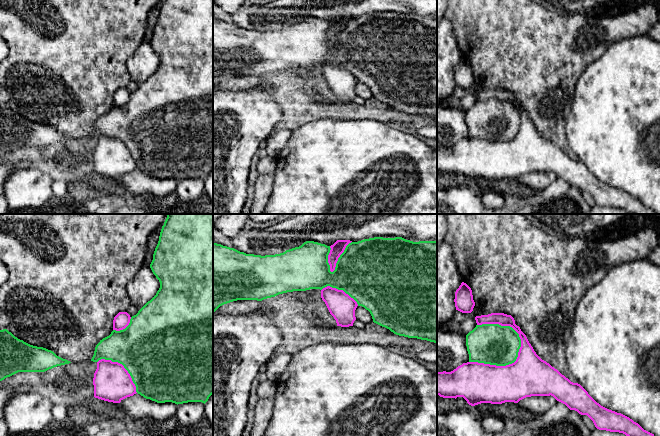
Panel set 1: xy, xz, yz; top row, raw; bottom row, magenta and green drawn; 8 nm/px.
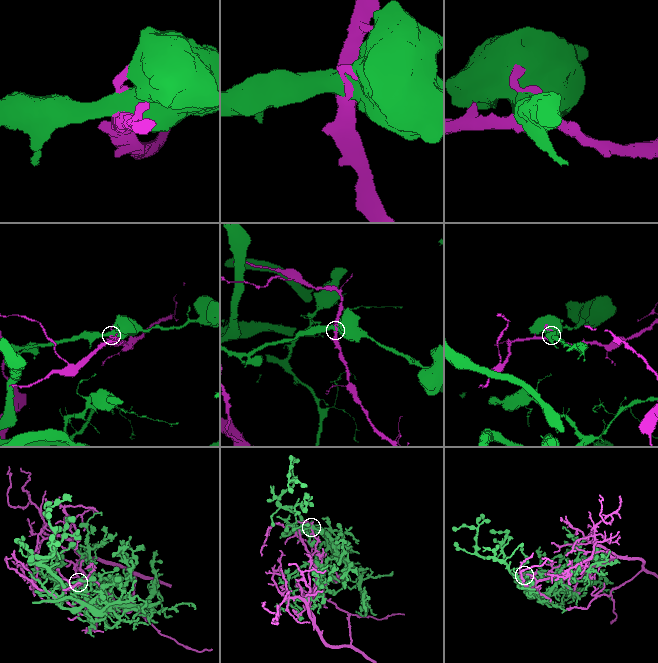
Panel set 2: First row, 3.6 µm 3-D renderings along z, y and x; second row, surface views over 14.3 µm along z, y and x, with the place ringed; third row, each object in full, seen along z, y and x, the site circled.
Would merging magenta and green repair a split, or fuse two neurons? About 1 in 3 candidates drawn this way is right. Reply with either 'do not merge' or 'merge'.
do not merge

